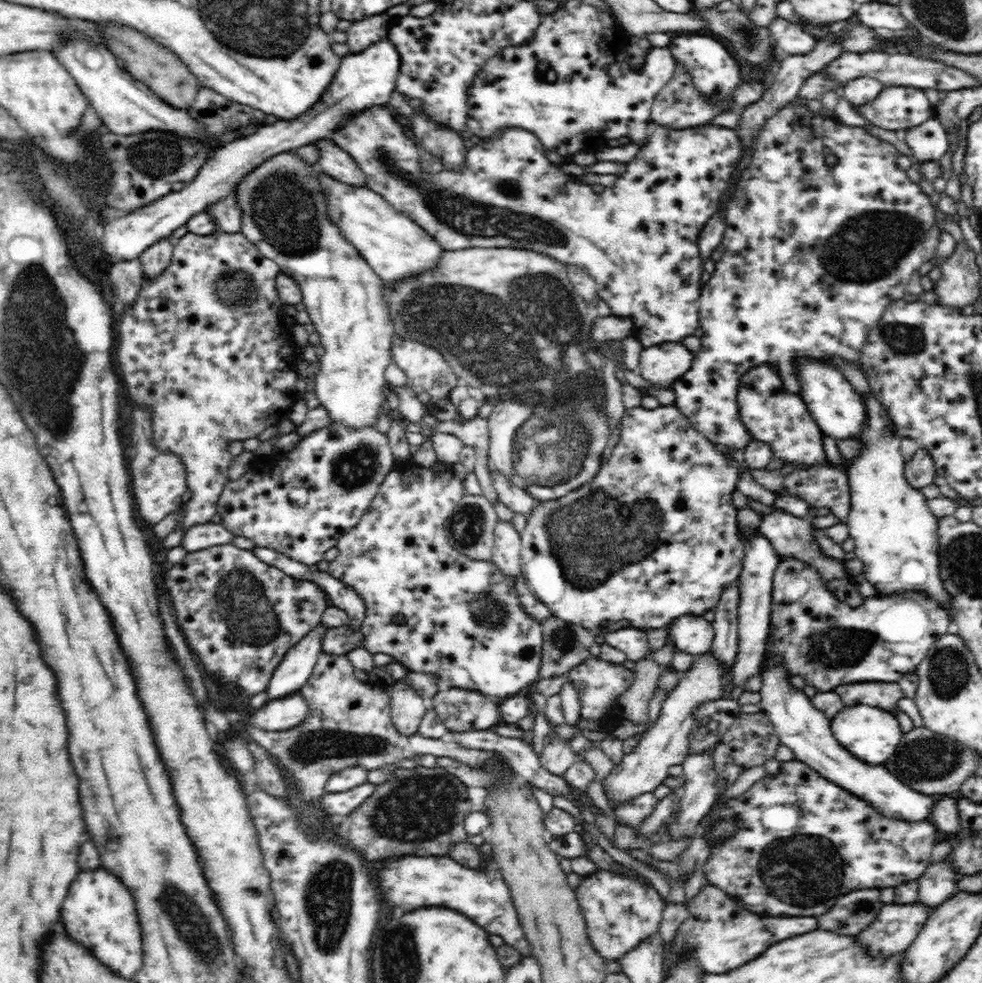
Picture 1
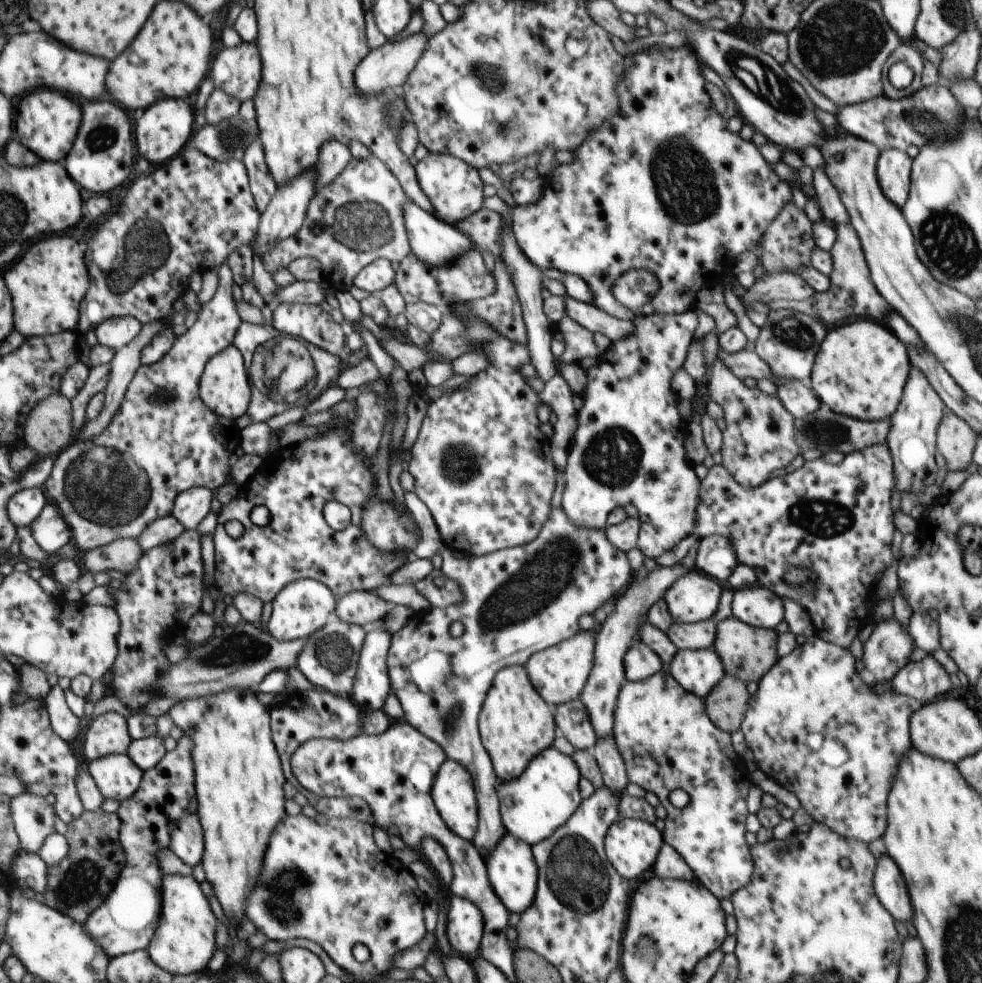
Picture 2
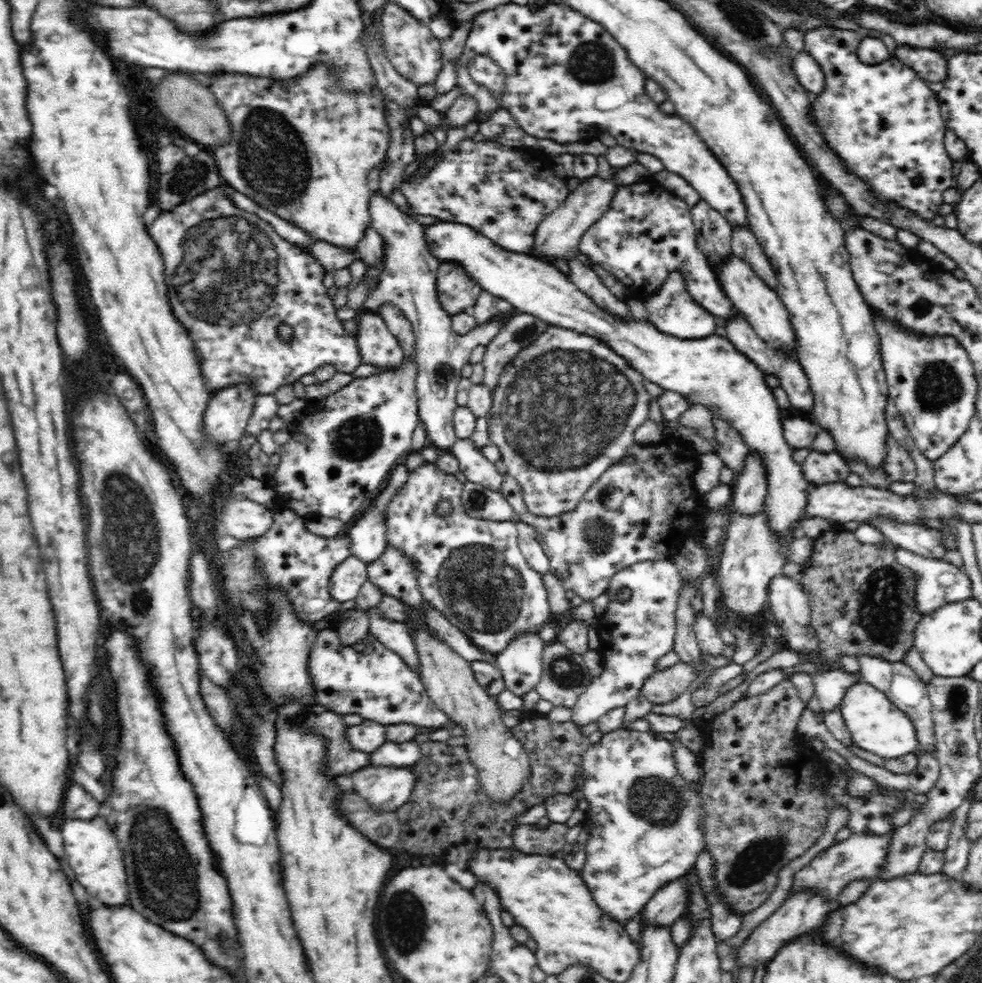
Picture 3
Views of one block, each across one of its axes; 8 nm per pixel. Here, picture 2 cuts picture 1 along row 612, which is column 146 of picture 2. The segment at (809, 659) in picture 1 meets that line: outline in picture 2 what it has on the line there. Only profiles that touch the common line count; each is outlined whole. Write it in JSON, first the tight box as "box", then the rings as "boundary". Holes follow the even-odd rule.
{"box":[84,736,196,958],"boundary":[[[182,736],[174,751],[168,751],[154,768],[146,770],[141,787],[128,801],[122,801],[117,815],[121,818],[120,840],[128,861],[117,887],[108,900],[84,922],[85,931],[96,946],[114,958],[120,954],[148,949],[156,932],[162,908],[162,870],[156,854],[170,847],[170,832],[176,822],[196,812],[196,771],[192,762],[192,738]]]}

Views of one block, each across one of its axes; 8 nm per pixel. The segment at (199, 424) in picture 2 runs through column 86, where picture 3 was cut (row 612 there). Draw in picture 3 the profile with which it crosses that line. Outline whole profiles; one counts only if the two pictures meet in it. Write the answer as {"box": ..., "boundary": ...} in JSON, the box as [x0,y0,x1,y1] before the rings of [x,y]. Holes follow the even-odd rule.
{"box":[385,462,553,655],"boundary":[[[424,462],[410,471],[409,479],[401,491],[389,502],[385,512],[387,546],[399,548],[417,568],[417,581],[427,606],[435,608],[456,626],[474,647],[500,655],[509,643],[525,633],[540,633],[544,624],[553,621],[549,607],[549,593],[543,575],[526,562],[519,549],[518,531],[513,521],[494,522],[472,518],[465,513],[461,501],[463,484],[456,476],[443,470],[436,463]],[[447,500],[452,510],[445,515],[436,511],[436,504]]]}

